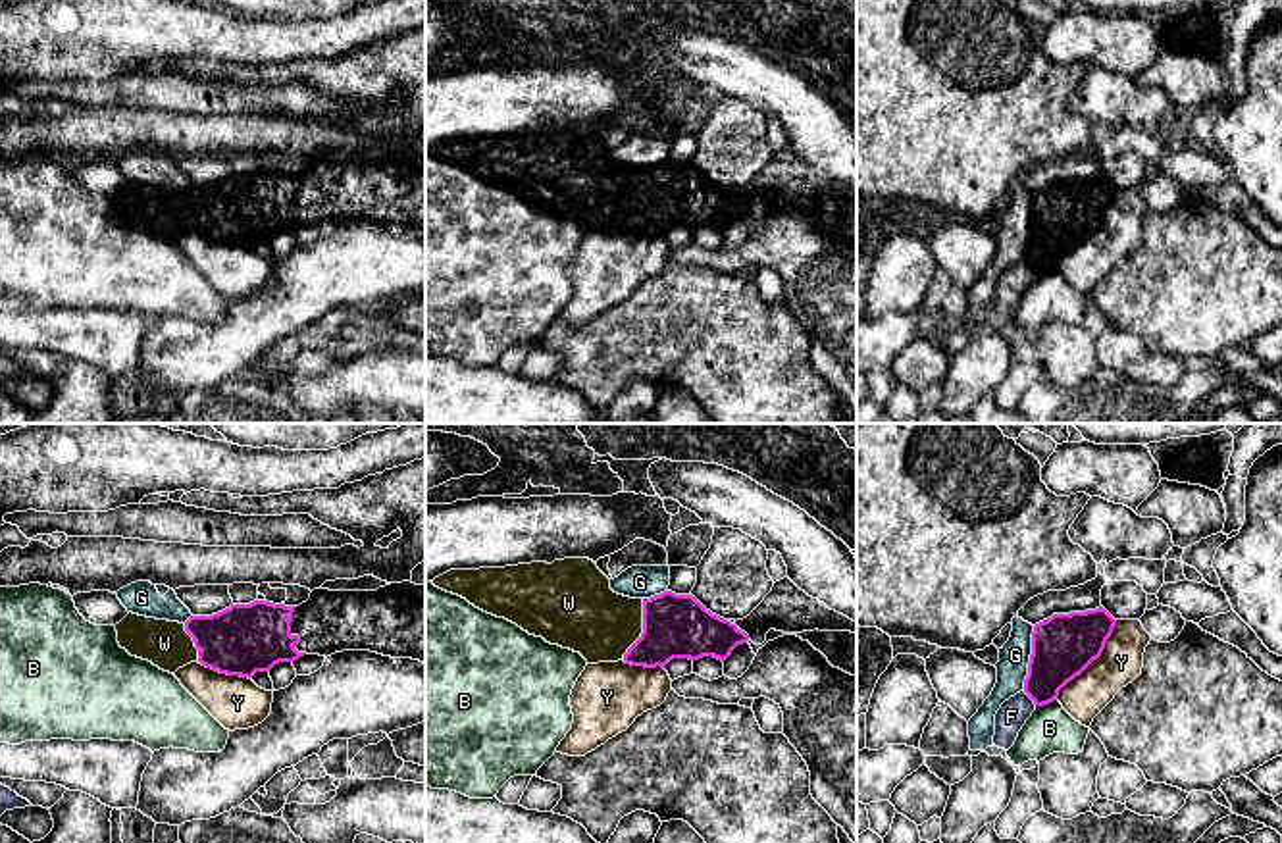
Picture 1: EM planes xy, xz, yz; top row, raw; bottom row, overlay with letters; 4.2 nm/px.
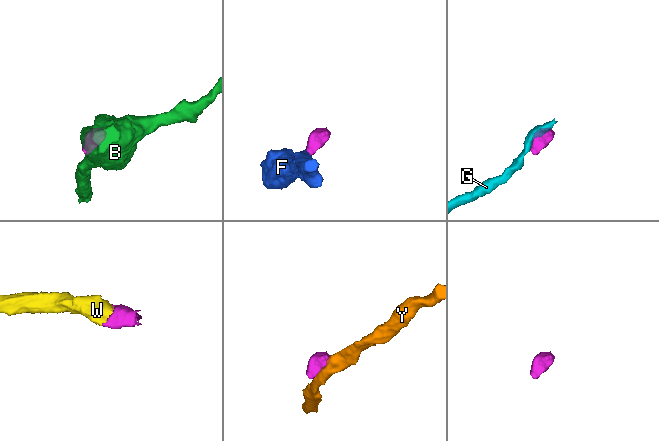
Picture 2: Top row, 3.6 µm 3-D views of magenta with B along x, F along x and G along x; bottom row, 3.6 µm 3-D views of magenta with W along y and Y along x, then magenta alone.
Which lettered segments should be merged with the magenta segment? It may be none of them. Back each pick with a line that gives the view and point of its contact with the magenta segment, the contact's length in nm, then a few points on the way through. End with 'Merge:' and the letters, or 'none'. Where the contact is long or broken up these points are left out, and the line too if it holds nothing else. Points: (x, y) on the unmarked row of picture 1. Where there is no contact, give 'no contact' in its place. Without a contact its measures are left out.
W: meets magenta in xz at (643, 199); contact 280 nm long; runs through xz (674, 195), (643, 199), (607, 197), (586, 185)
Merge: W

